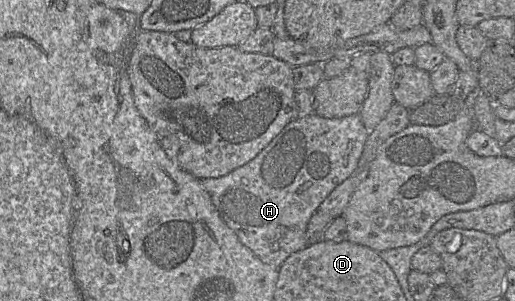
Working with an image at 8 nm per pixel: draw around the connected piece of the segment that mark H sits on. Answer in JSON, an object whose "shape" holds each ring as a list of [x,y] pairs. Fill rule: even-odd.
{"shape":[[[313,112],[289,122],[248,163],[224,176],[205,178],[200,182],[220,217],[240,242],[263,263],[279,268],[291,254],[309,245],[306,231],[311,216],[326,197],[356,170],[368,136],[369,131],[358,114],[328,119]]]}

